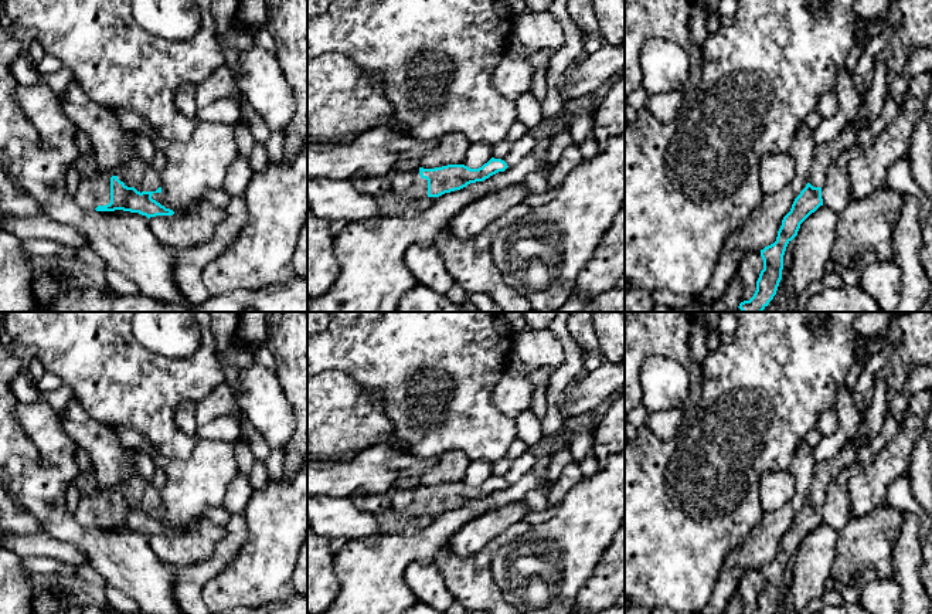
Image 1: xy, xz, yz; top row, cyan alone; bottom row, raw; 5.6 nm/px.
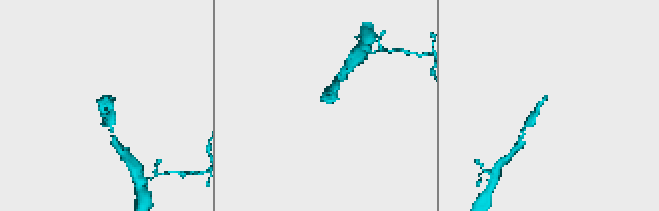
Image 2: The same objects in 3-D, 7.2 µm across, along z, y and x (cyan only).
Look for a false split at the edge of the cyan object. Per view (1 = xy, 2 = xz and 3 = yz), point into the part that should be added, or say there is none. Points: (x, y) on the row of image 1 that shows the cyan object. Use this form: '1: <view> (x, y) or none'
1: xy (136, 173)
2: xz (405, 183)
3: yz (826, 153)

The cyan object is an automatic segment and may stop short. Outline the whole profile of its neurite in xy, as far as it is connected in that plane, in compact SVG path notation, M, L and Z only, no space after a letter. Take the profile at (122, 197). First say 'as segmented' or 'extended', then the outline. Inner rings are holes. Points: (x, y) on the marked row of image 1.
extended; M136 155L127 159L123 167L118 169L116 176L110 177L96 167L95 177L81 177L74 199L82 210L123 210L139 213L147 218L173 216L173 210L152 199L154 193L161 193L160 173L152 163L146 163Z

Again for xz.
extended; M491 157L479 169L448 164L435 169L419 167L414 172L397 172L392 179L392 191L397 197L439 197L470 183L483 182L507 167L504 160Z

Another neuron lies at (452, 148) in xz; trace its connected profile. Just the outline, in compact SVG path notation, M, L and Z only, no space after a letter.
M445 133L439 136L438 147L419 160L419 167L435 169L448 164L463 164L469 145L470 142L463 135Z

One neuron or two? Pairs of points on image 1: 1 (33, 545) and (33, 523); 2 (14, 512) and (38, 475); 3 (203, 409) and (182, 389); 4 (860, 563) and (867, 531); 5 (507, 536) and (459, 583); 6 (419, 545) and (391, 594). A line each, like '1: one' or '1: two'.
1: two
2: two
3: two
4: one
5: one
6: one

